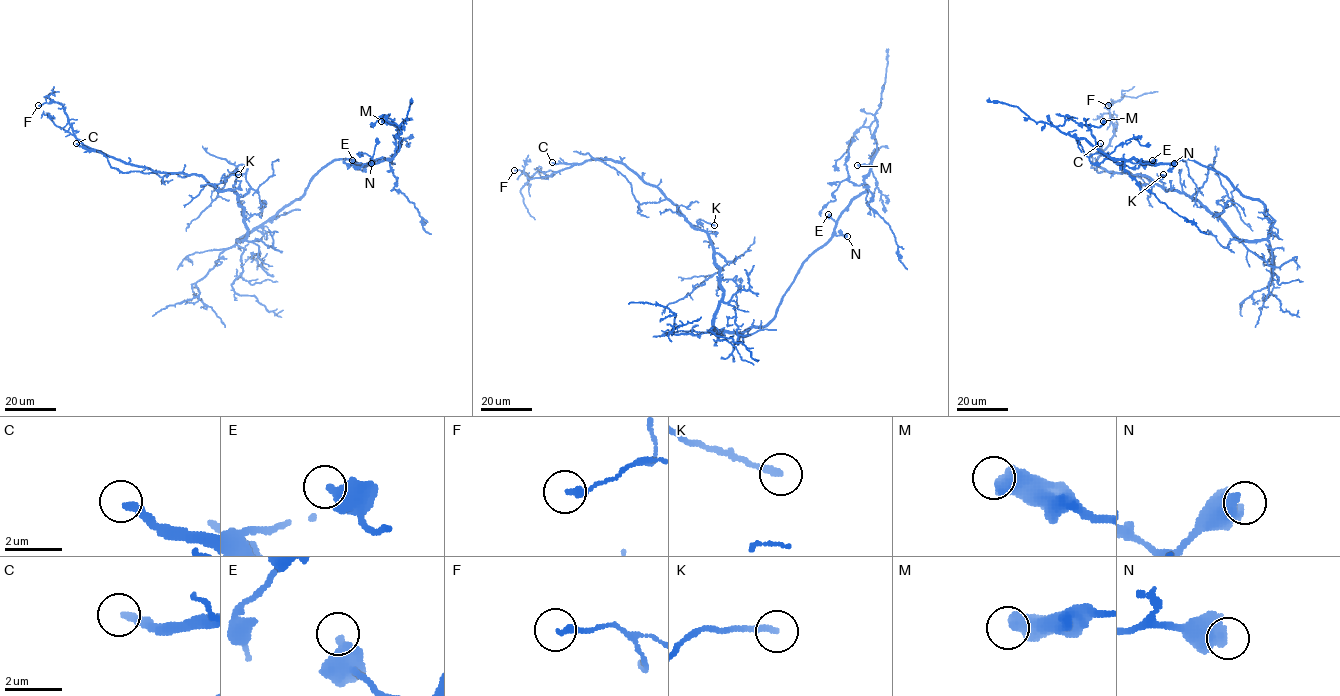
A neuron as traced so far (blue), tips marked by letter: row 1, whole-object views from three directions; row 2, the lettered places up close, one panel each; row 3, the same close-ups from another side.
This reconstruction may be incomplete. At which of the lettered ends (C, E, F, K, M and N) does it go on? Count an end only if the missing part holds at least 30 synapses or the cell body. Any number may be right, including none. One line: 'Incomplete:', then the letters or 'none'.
Incomplete: C, N

